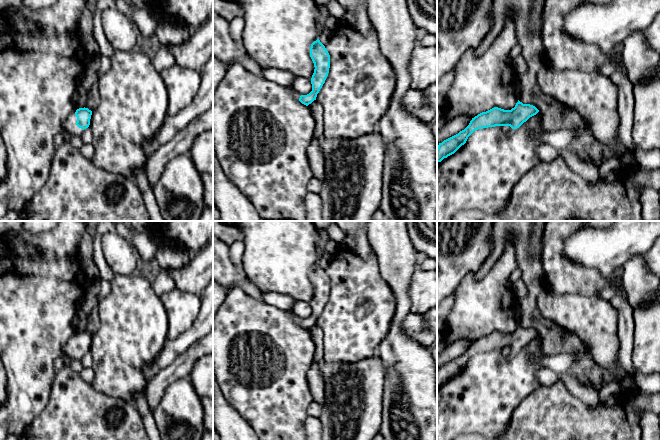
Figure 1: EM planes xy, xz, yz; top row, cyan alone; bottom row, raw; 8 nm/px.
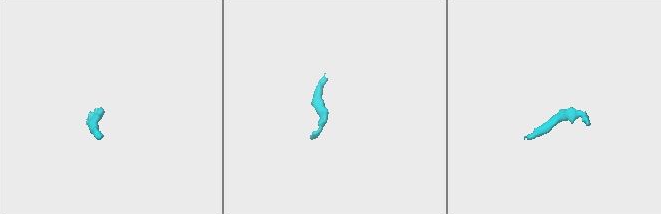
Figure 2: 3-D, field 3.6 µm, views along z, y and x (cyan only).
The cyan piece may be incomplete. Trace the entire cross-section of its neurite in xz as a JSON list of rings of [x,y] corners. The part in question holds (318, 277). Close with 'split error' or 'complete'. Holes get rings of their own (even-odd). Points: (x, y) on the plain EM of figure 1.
[[[319,263],[311,268],[310,281],[315,291],[311,302],[312,315],[307,319],[300,319],[293,312],[288,312],[293,322],[306,330],[316,324],[317,318],[325,307],[330,292],[330,279]]]; split error

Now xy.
[[[79,332],[73,335],[65,344],[63,351],[68,360],[81,360],[89,351],[92,335],[88,332]]]; split error

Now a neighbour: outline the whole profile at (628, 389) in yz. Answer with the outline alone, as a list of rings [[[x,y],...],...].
[[[624,379],[619,385],[620,385],[620,393],[619,393],[620,399],[622,401],[630,399],[633,402],[635,395],[639,391],[636,383],[631,379]]]

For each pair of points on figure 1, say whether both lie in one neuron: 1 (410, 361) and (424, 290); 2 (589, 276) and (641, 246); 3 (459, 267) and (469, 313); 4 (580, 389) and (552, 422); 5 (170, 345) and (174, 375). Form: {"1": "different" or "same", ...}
{"1": "different", "2": "different", "3": "different", "4": "different", "5": "different"}

